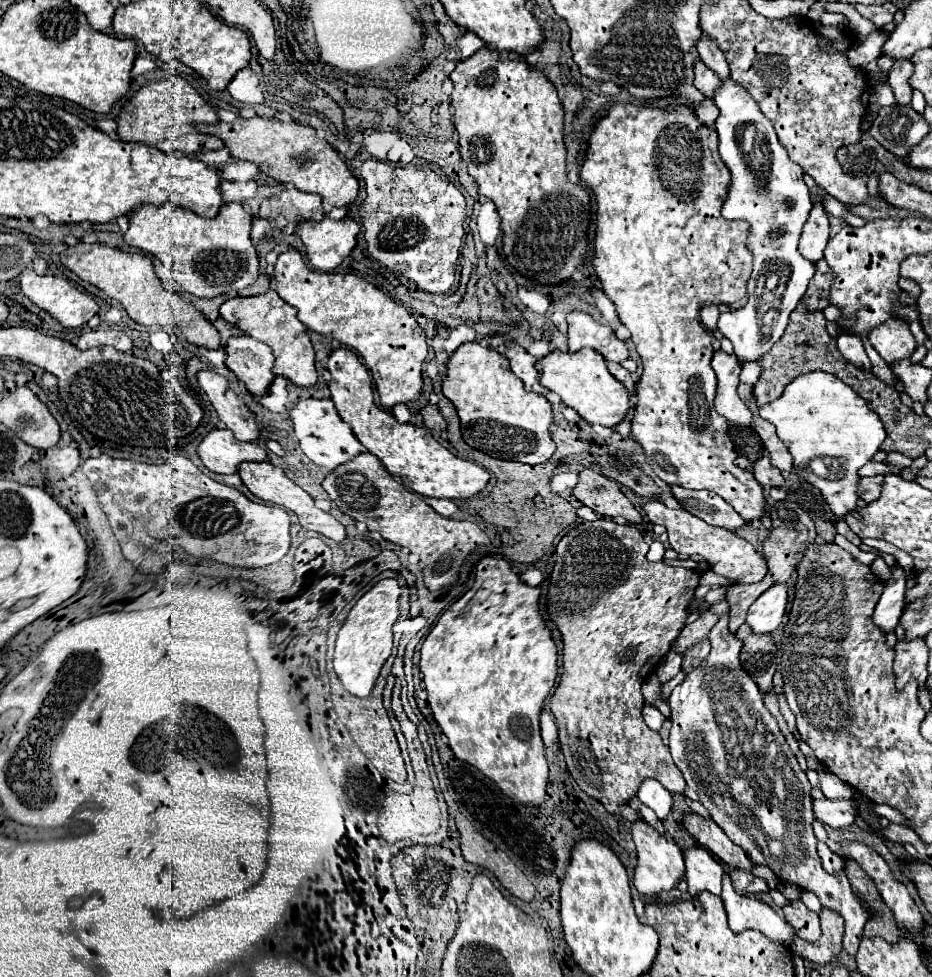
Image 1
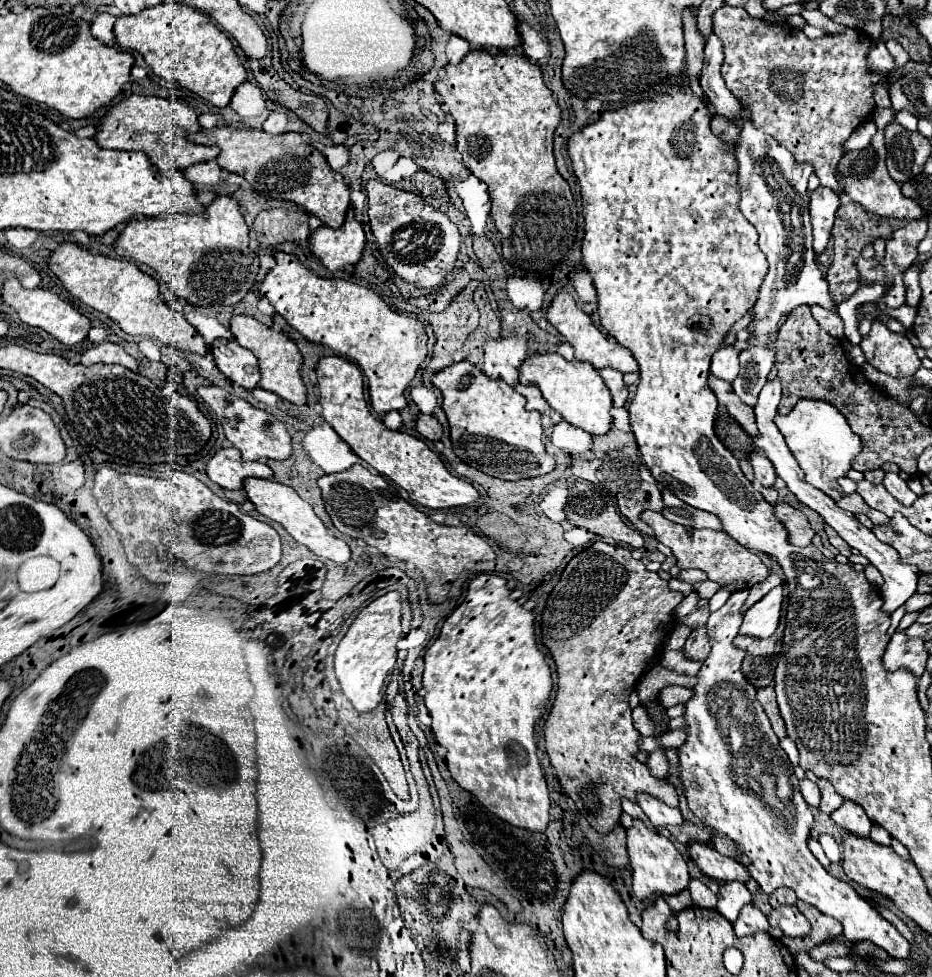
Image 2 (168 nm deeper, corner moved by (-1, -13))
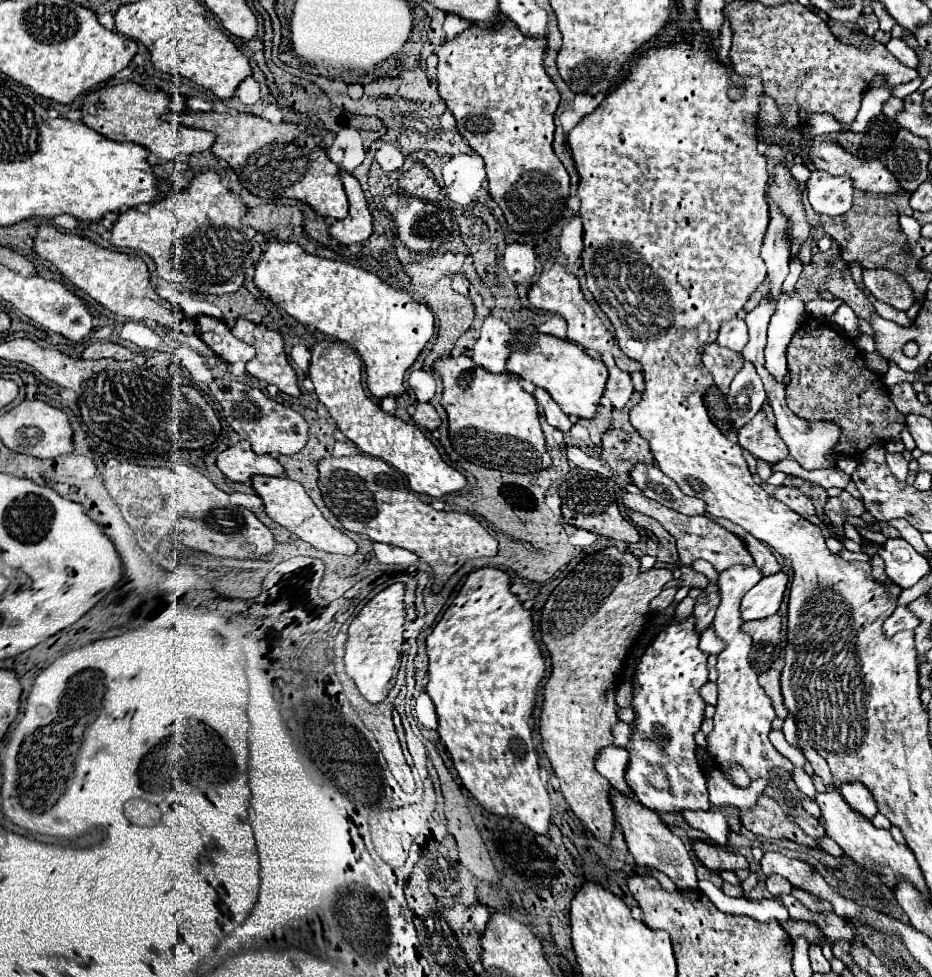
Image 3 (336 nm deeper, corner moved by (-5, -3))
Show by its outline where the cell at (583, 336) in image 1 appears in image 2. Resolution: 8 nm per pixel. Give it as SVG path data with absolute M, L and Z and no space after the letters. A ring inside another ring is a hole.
M557 293L551 307L547 309L547 319L549 323L573 345L575 349L575 359L577 361L587 361L591 363L595 369L603 369L603 367L611 367L611 369L617 369L621 373L627 373L627 371L639 371L639 365L635 361L635 357L631 355L631 351L623 345L619 345L615 339L609 339L607 335L603 335L593 319L583 313L583 309L575 303L575 299L569 295L569 293Z

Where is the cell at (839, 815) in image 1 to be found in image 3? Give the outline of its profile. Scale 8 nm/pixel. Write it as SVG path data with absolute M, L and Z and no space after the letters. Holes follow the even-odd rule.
M843 783L841 785L841 793L845 797L845 801L849 801L849 805L859 811L861 815L865 815L867 819L873 819L877 813L877 805L875 799L871 795L871 791L863 785L863 783Z

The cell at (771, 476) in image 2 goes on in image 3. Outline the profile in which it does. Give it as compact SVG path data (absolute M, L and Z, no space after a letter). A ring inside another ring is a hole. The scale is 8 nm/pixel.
M759 411L741 431L739 431L739 445L747 449L757 459L767 463L777 463L789 455L787 445L775 431L775 425L765 421L765 411Z

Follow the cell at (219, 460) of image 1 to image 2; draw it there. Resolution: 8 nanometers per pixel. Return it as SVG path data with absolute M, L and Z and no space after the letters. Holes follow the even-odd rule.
M235 447L219 449L205 467L209 479L223 489L241 489L245 477L271 479L273 471L261 461L243 461L241 453Z

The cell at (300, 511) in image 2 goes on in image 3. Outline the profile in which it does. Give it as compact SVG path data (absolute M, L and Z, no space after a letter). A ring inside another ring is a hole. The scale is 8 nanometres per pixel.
M255 475L251 479L251 485L255 489L255 493L263 499L265 511L267 515L283 525L287 531L291 531L293 535L297 535L299 539L303 539L305 543L313 545L319 551L327 551L327 553L341 553L341 555L355 555L357 551L357 543L353 539L349 539L345 533L341 533L339 529L331 527L331 523L323 517L323 513L315 507L315 503L309 499L309 495L305 493L305 489L289 479L289 477L265 477L265 475Z

